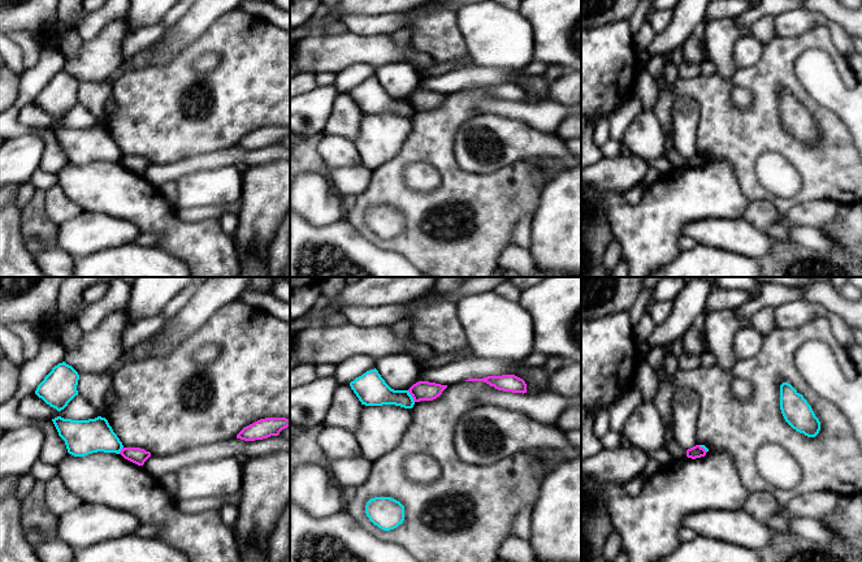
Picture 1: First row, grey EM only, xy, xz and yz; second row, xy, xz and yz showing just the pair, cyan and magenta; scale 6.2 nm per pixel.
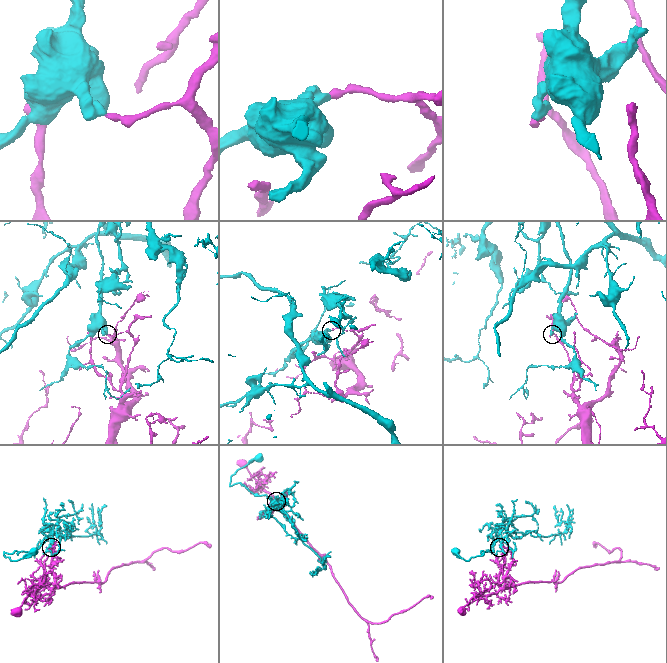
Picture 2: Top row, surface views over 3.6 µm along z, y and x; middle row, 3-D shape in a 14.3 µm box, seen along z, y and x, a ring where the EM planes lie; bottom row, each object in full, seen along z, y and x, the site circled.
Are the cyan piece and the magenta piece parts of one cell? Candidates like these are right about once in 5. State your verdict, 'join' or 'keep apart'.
keep apart

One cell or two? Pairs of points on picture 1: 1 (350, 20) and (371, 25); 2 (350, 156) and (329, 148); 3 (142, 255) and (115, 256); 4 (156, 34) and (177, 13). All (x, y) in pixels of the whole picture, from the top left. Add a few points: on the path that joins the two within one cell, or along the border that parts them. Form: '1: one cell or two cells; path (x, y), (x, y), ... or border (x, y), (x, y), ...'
1: one cell; path (355, 24), (365, 24)
2: one cell; path (345, 155), (334, 151)
3: one cell; path (135, 256), (121, 256)
4: two cells; border (160, 22), (167, 27)

